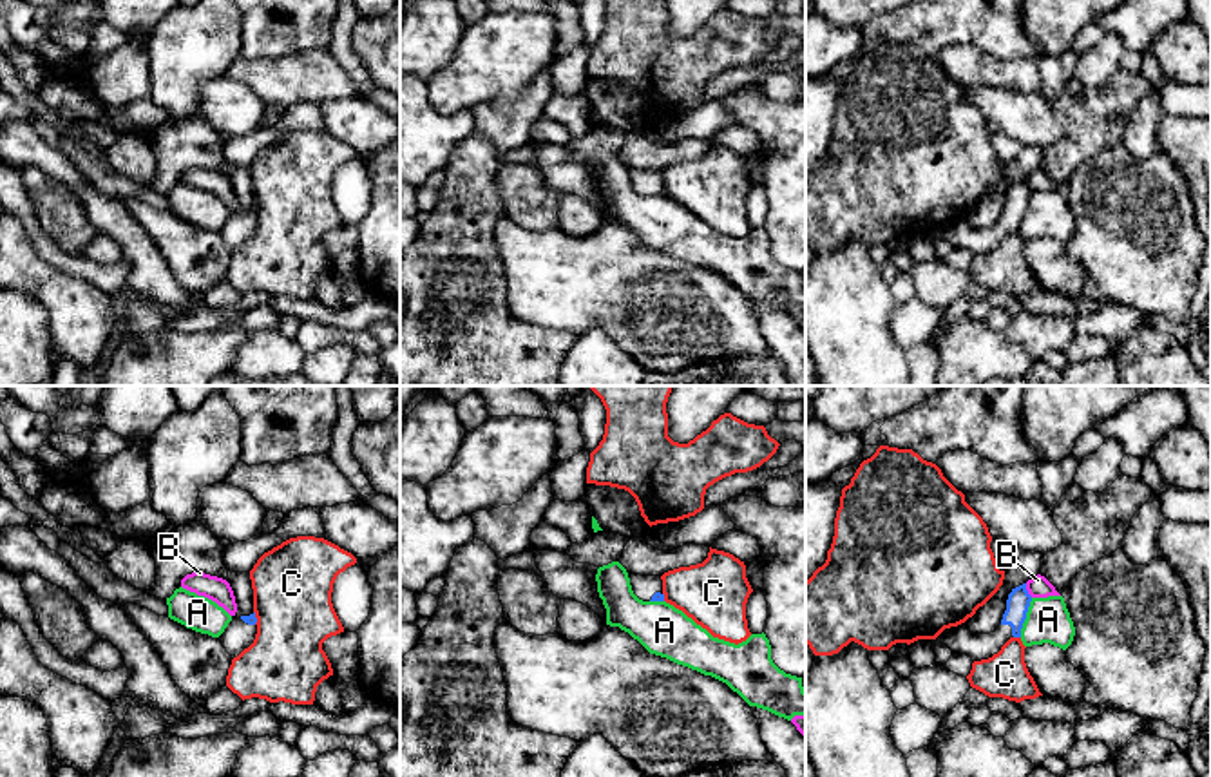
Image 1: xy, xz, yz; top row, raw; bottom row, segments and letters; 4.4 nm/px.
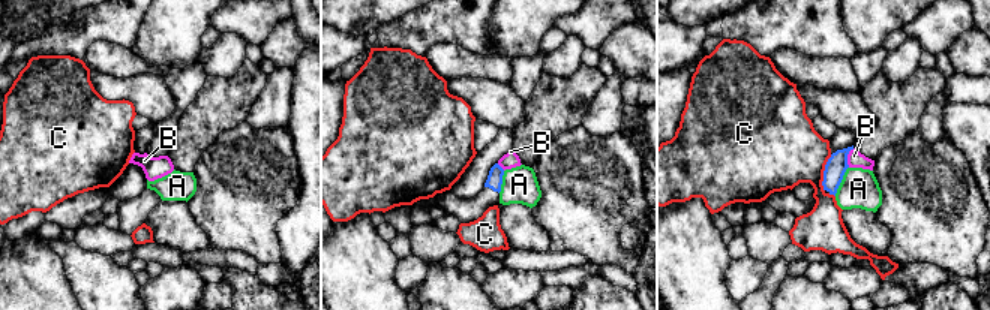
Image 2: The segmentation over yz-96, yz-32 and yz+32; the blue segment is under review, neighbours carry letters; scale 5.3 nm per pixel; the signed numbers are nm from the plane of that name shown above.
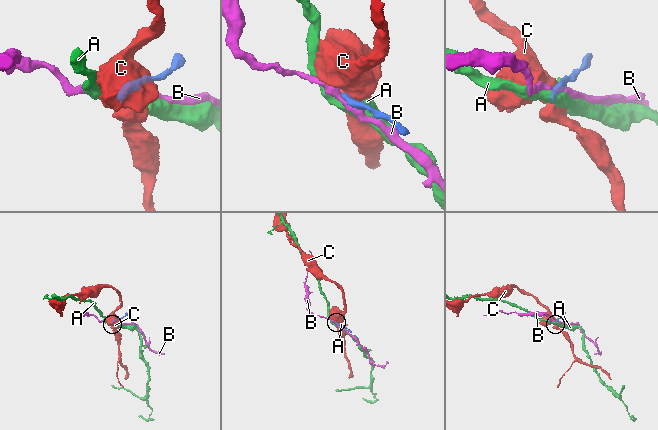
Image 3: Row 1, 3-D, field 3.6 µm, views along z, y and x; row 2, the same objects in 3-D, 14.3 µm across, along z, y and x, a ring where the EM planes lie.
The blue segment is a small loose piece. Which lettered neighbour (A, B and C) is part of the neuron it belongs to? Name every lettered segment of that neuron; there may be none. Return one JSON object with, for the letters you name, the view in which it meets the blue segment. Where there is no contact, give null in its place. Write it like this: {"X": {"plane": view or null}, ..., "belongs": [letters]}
{"belongs": []}

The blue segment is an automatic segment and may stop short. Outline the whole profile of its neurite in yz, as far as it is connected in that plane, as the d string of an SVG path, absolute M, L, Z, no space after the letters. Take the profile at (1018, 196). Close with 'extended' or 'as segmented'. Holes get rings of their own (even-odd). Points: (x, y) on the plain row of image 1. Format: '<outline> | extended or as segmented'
M1026 177L1012 183L1001 219L990 228L972 228L965 217L945 223L936 234L952 246L967 248L972 255L988 254L1001 245L1010 232L1021 232L1032 190Z | extended

